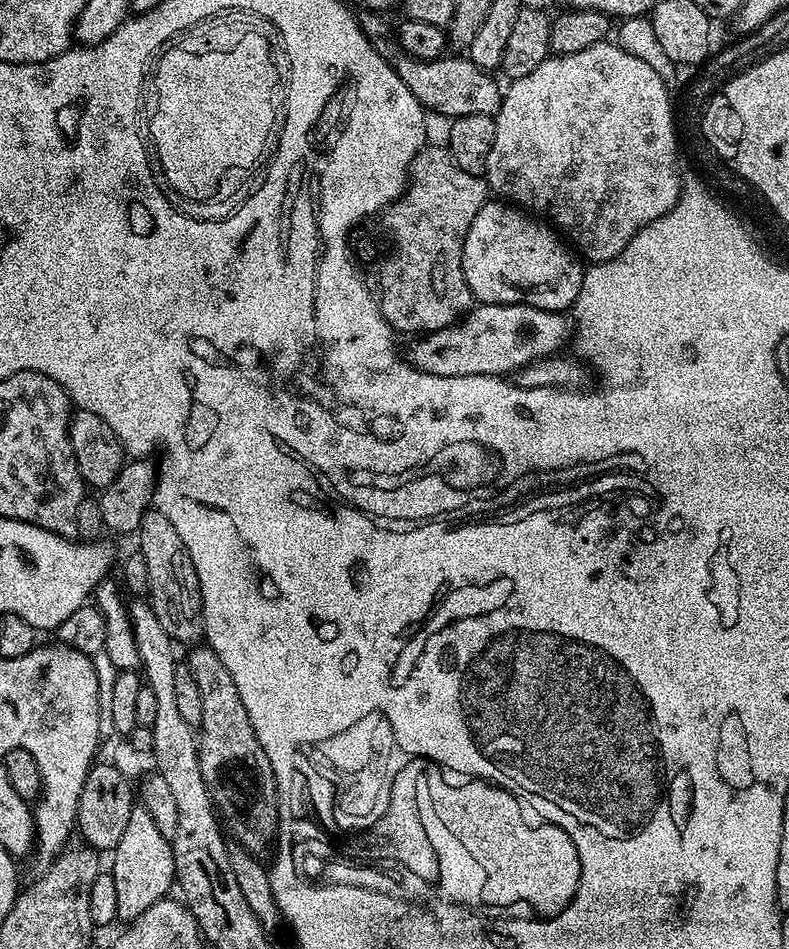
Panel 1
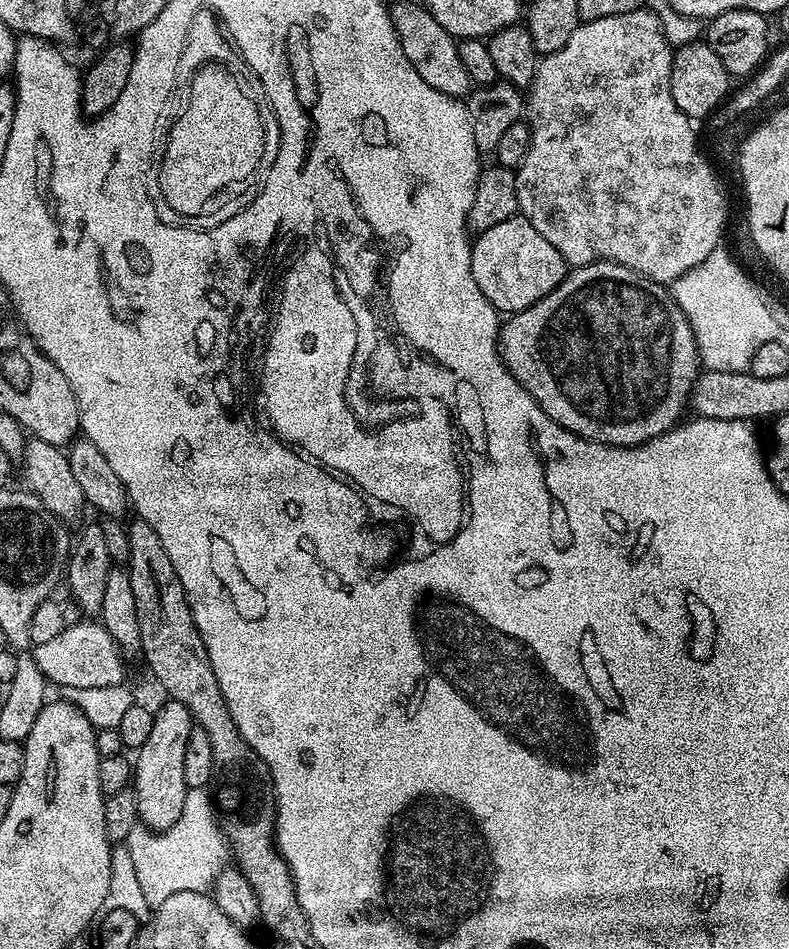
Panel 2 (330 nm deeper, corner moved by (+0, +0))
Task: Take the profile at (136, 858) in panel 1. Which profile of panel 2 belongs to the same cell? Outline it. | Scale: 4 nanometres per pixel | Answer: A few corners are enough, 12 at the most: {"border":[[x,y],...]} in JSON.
{"border":[[182,702],[155,709],[134,756],[140,823],[174,826],[194,721]]}

